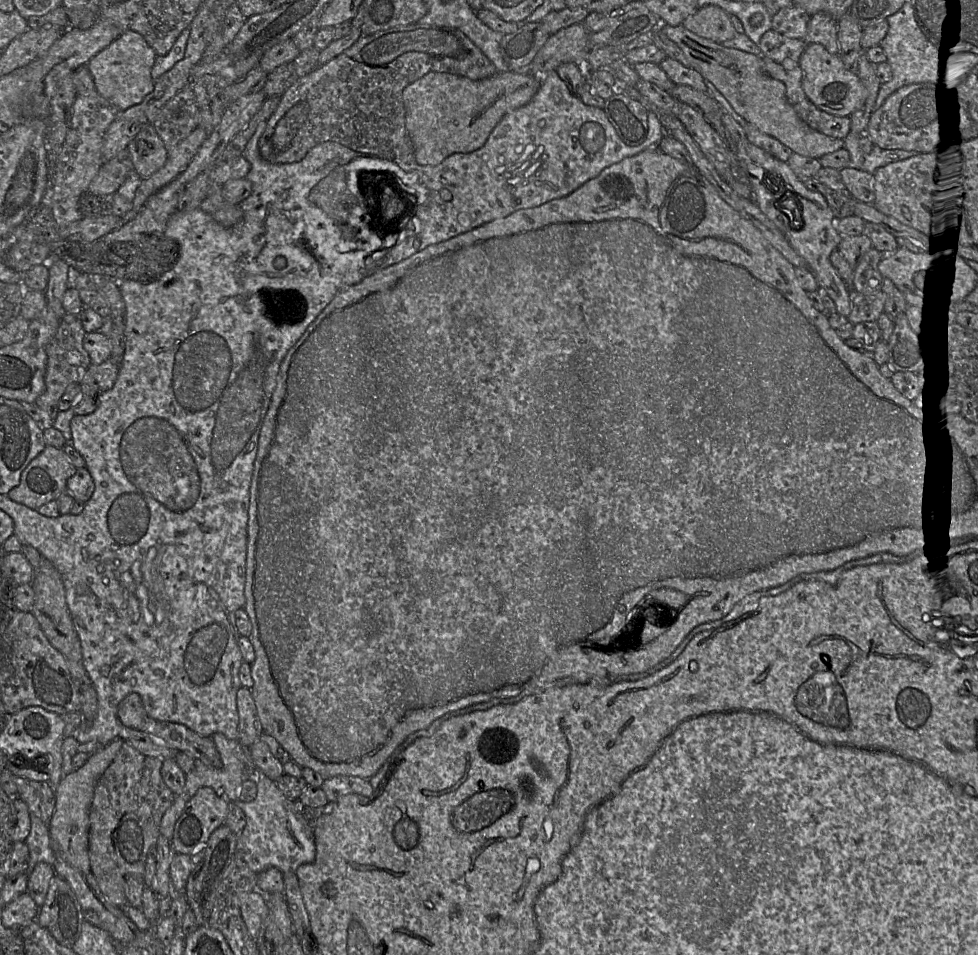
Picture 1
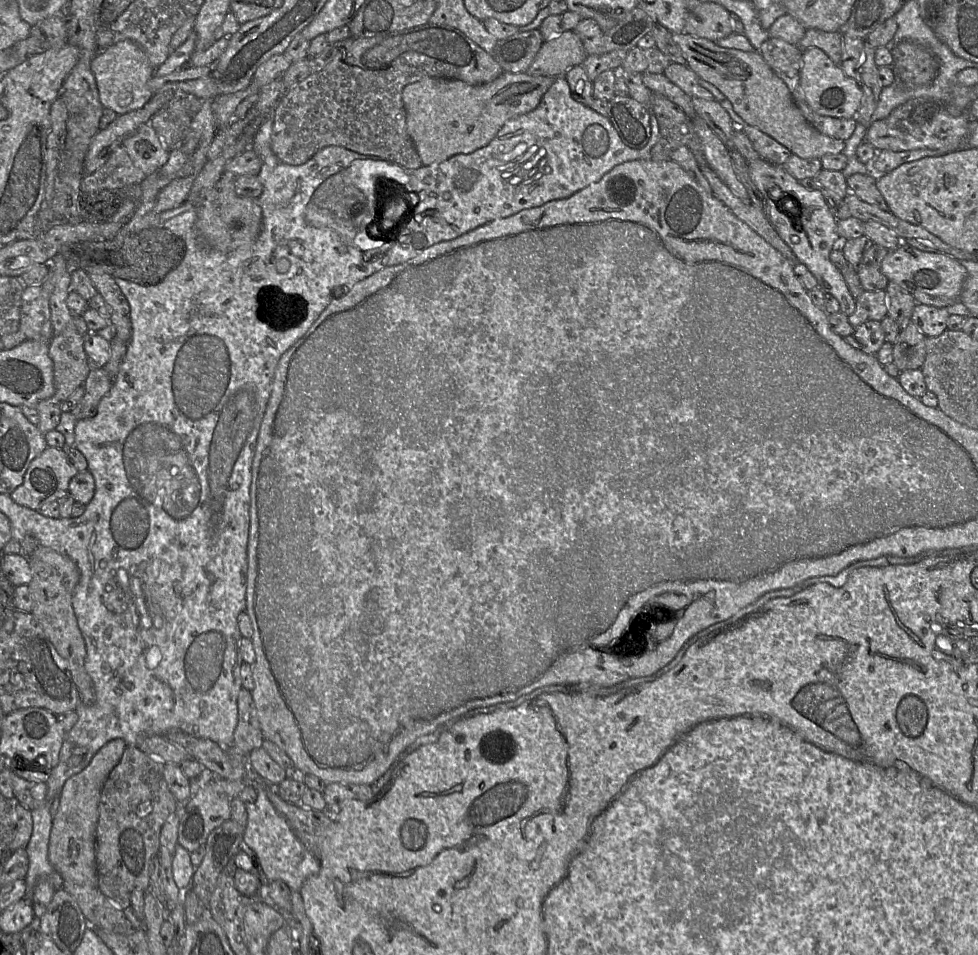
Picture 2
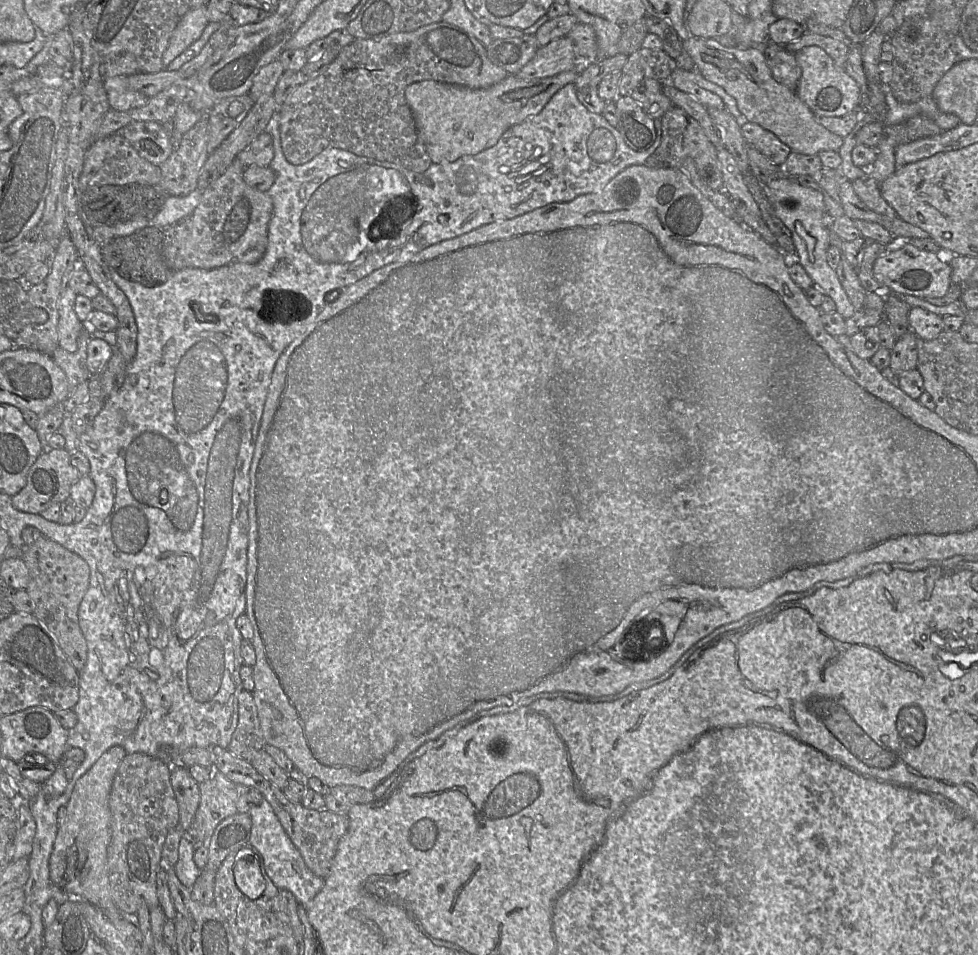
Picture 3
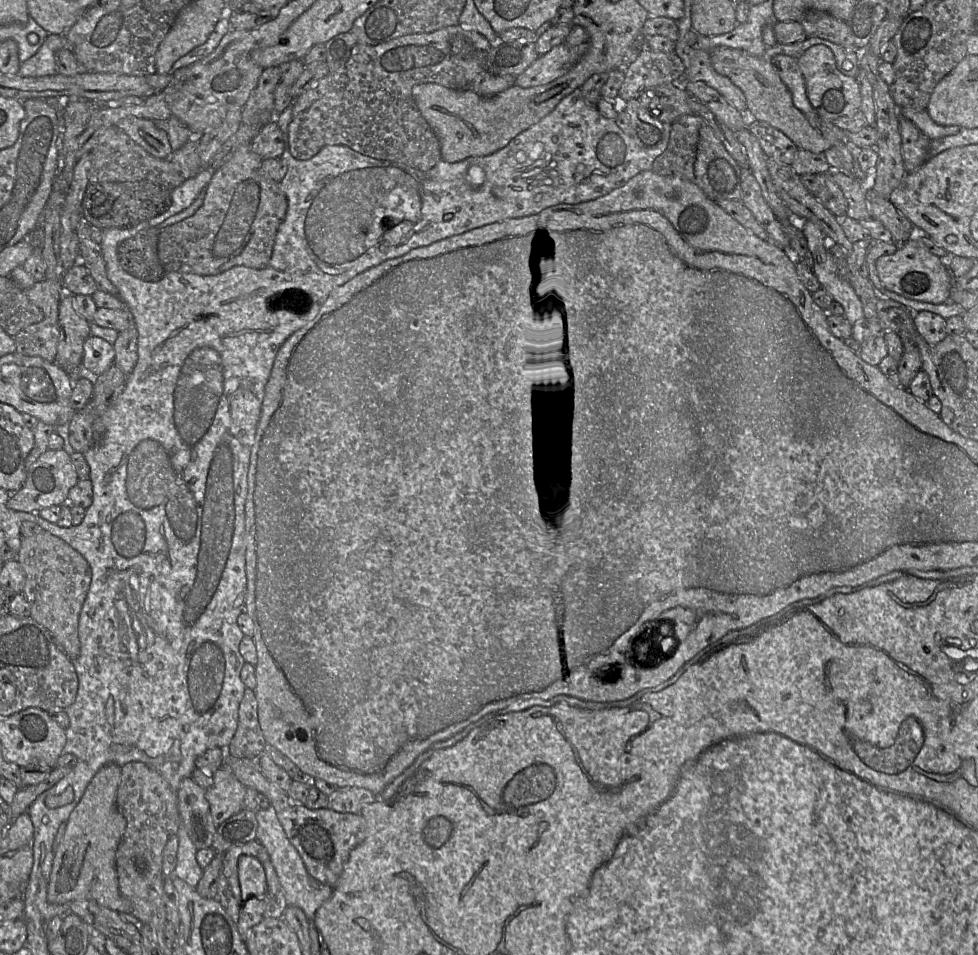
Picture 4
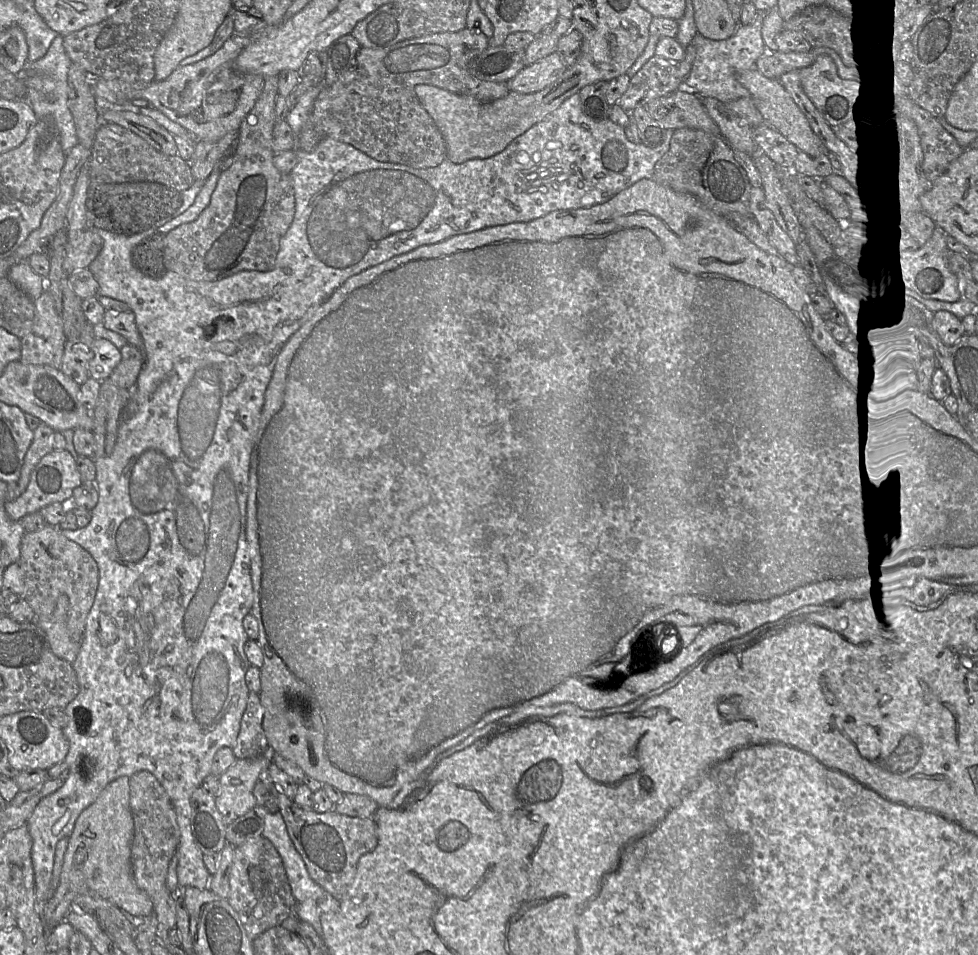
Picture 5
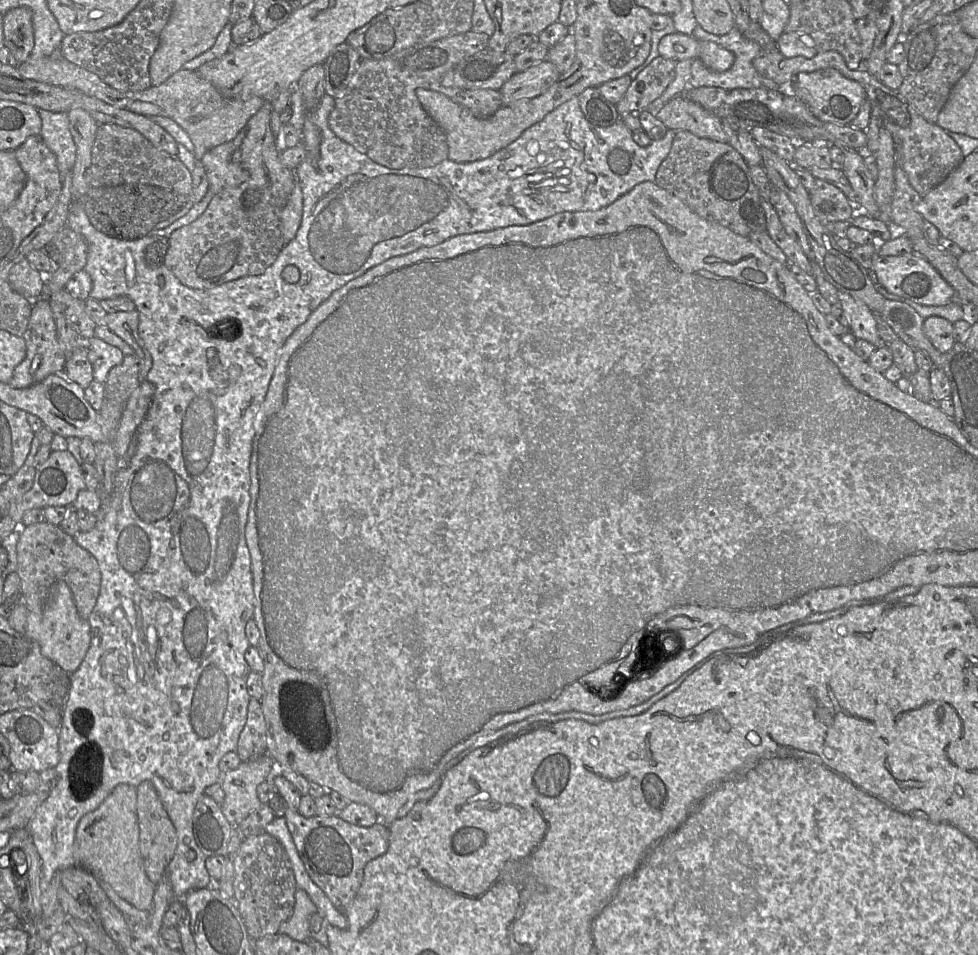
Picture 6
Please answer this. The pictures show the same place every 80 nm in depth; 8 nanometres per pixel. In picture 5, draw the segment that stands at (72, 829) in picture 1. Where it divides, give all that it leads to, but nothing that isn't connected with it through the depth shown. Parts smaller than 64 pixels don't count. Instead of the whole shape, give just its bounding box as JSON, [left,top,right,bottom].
[39,776,153,928]

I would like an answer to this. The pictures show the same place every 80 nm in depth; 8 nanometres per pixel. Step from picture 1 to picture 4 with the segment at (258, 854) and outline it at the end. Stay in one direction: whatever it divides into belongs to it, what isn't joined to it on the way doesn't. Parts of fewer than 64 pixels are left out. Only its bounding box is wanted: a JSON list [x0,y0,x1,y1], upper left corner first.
[256,805,333,923]

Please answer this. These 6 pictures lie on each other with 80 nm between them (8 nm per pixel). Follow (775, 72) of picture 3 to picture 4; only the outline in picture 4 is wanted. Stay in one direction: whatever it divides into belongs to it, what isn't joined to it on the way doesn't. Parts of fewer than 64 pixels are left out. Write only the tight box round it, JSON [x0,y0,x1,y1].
[771,55,821,128]

